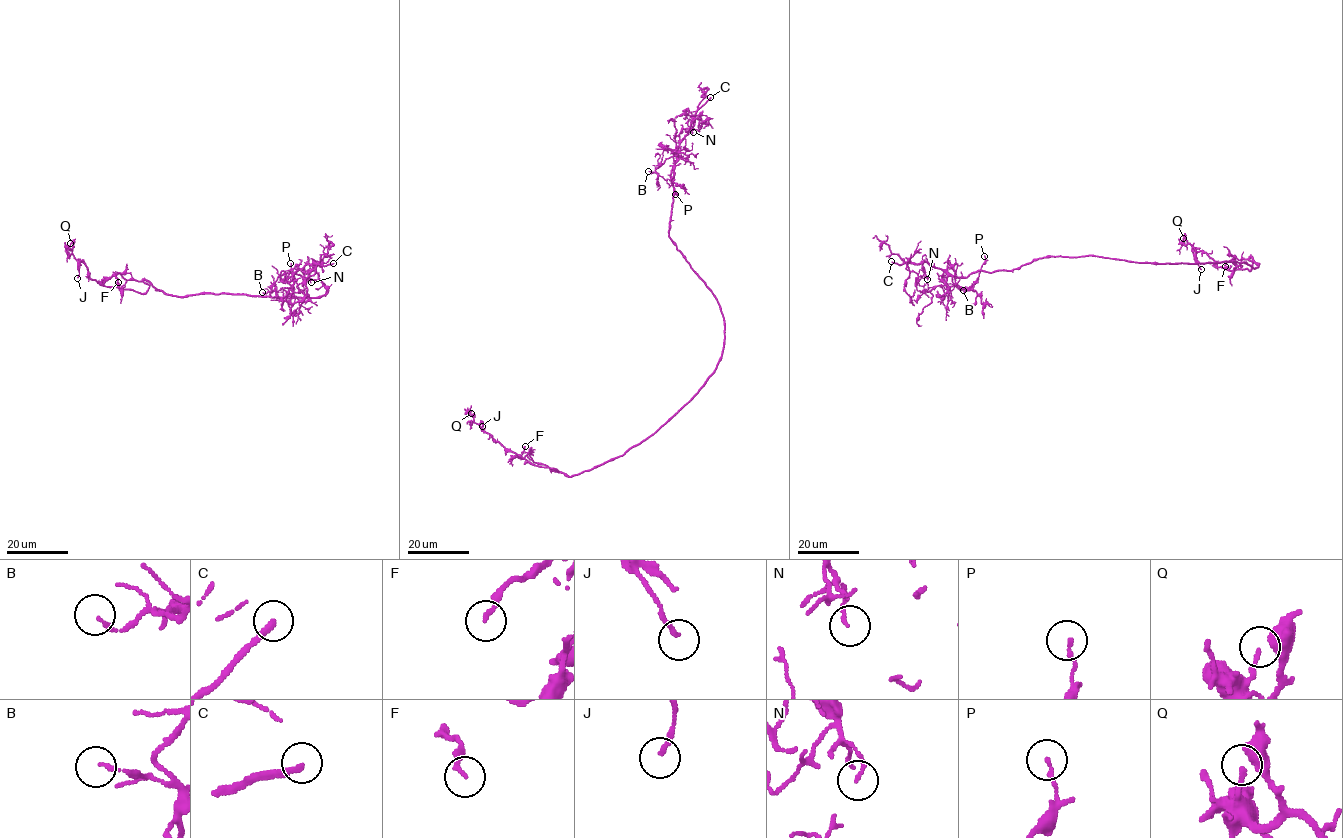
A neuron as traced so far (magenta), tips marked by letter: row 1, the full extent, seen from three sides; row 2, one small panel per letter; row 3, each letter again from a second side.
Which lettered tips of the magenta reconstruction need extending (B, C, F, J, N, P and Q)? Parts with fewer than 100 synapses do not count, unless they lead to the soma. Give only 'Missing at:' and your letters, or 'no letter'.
Missing at: C

